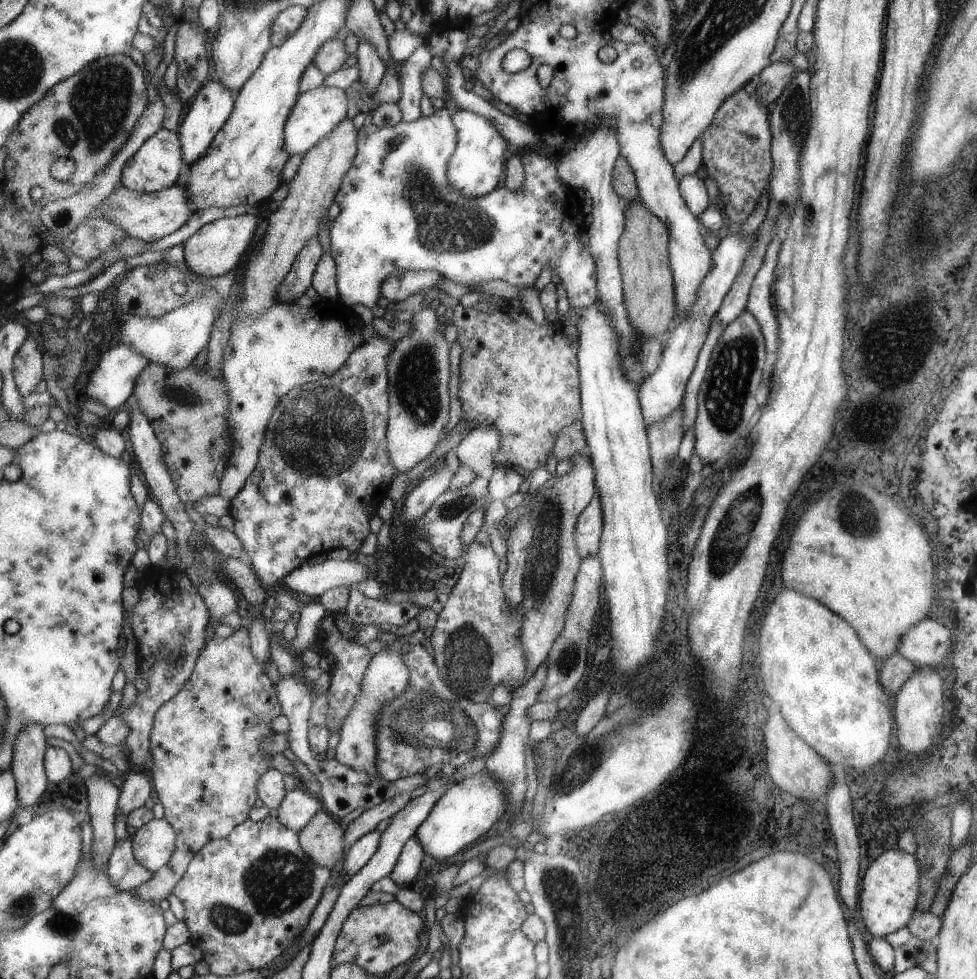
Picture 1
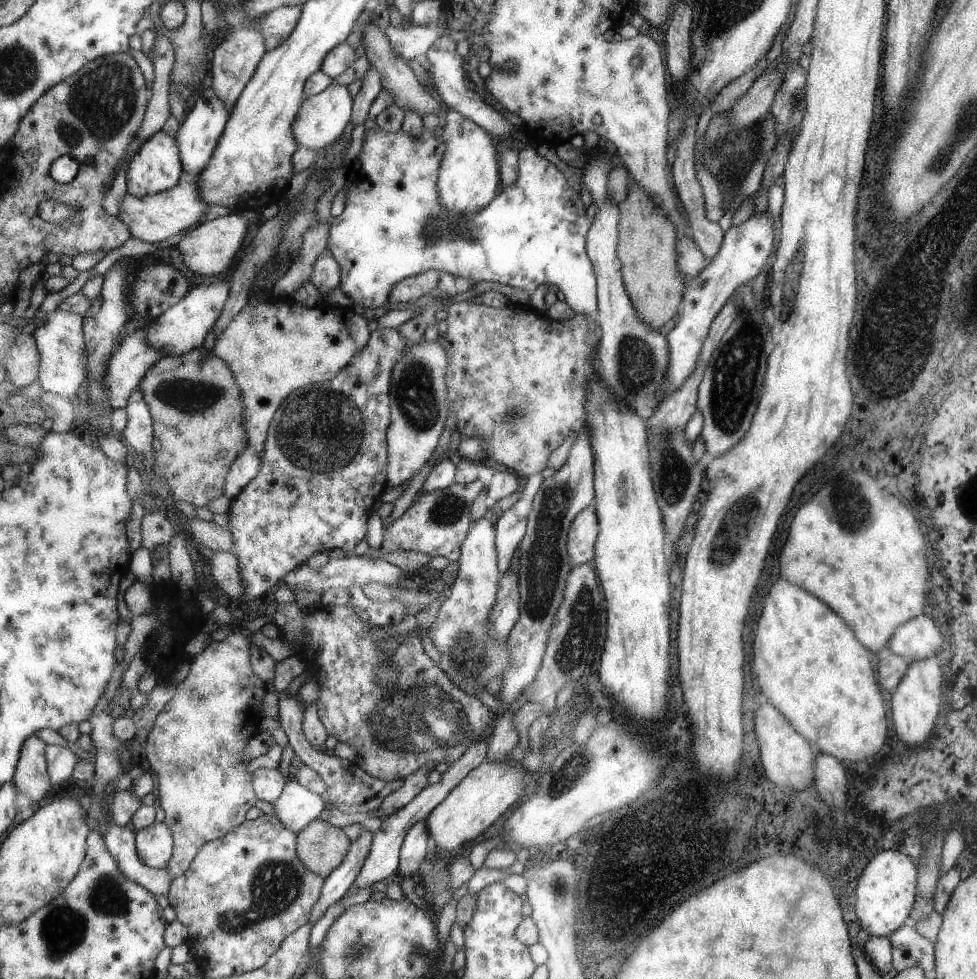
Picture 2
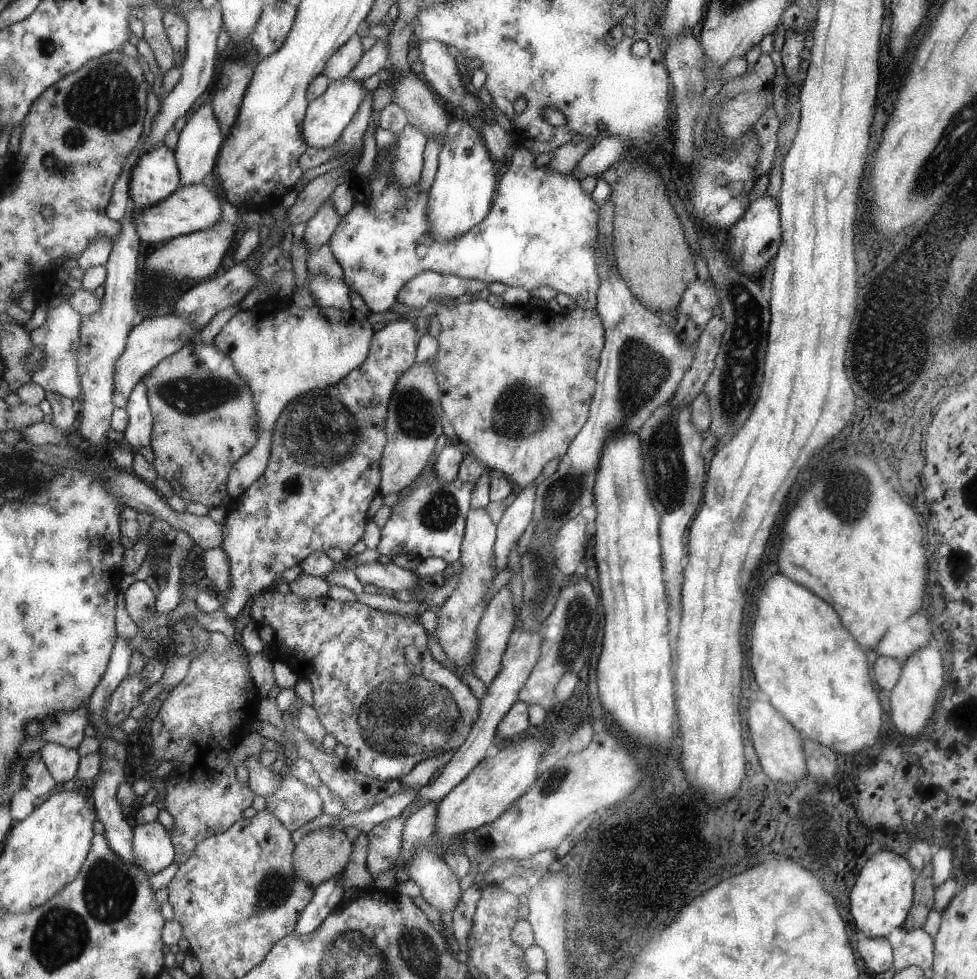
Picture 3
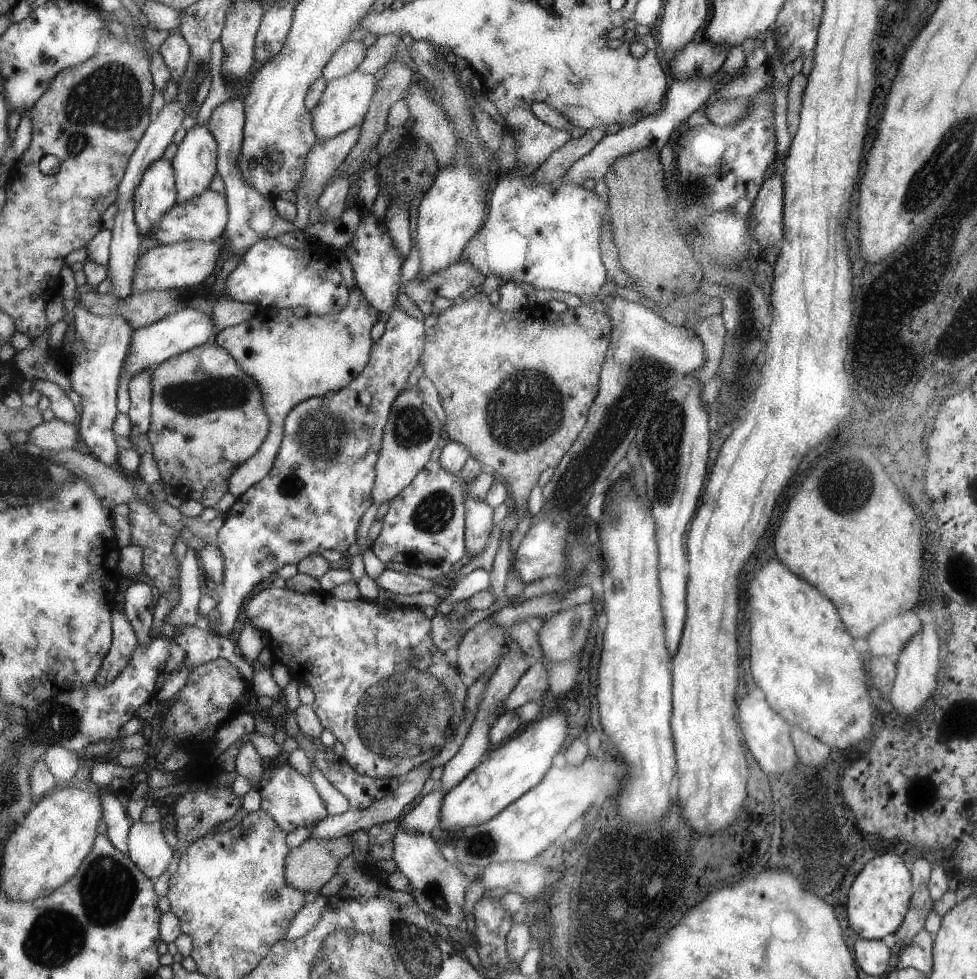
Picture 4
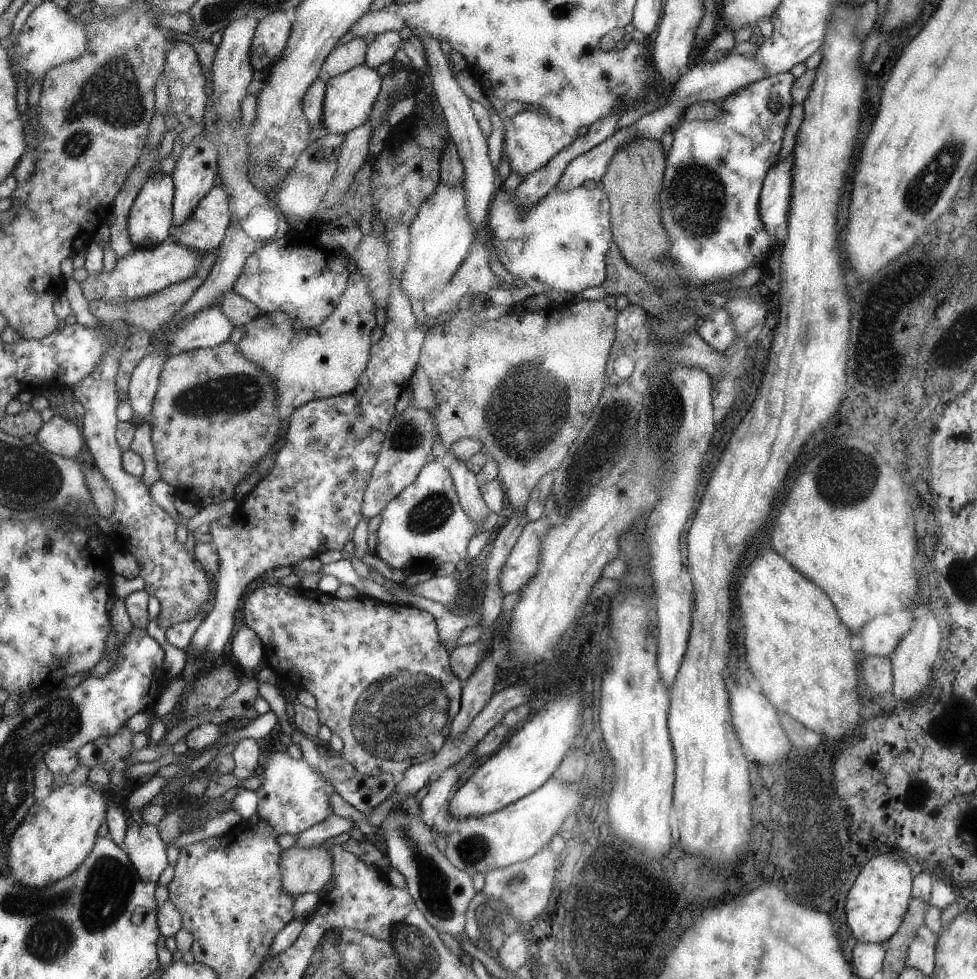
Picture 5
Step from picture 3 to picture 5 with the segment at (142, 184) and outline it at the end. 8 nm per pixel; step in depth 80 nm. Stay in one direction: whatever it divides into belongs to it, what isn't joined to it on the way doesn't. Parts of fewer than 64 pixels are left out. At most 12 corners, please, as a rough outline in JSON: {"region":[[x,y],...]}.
{"region":[[159,170],[142,186],[128,222],[136,250],[171,236],[175,184]]}

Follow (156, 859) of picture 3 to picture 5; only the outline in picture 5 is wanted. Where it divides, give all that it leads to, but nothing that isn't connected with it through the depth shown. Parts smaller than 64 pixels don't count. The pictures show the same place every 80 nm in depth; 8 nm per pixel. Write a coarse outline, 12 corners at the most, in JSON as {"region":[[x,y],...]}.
{"region":[[133,823],[123,846],[141,878],[159,882],[169,850],[157,825]]}

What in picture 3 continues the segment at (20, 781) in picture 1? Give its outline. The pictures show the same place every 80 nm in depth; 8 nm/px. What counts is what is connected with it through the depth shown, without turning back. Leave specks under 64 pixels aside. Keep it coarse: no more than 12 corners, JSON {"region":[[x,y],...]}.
{"region":[[40,752],[23,760],[23,784],[36,799],[58,785]]}

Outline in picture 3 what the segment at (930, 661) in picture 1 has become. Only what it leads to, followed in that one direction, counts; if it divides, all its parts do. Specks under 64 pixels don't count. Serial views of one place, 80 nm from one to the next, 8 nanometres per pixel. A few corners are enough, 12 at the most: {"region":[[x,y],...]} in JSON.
{"region":[[918,612],[891,624],[871,651],[902,662],[925,646],[931,624]]}

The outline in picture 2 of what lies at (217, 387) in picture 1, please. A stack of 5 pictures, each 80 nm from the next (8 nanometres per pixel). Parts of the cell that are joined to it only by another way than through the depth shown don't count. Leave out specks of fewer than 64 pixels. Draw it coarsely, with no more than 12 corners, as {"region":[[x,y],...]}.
{"region":[[201,346],[143,392],[154,472],[208,507],[249,446],[243,390]]}

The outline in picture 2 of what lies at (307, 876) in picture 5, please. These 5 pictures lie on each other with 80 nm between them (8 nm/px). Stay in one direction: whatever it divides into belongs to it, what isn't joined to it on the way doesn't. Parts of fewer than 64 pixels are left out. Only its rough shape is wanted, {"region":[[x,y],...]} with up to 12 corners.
{"region":[[317,818],[298,834],[299,860],[328,878],[353,842]]}

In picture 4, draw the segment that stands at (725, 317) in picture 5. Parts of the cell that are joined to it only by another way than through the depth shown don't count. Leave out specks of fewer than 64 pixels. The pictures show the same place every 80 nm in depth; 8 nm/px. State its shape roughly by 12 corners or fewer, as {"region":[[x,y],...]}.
{"region":[[720,314],[693,325],[706,358],[698,380],[717,373],[726,335]]}

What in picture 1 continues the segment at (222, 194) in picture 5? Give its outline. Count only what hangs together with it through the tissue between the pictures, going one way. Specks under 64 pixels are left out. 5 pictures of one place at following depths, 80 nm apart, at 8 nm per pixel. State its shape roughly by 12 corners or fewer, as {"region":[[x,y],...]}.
{"region":[[120,185],[103,215],[155,242],[194,212],[180,185],[155,193]]}

